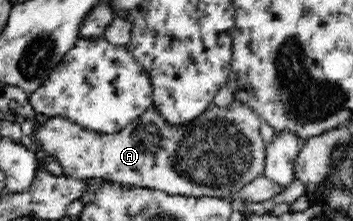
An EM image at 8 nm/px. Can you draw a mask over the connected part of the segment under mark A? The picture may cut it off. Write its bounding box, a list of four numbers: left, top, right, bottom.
[35,101,266,198]

